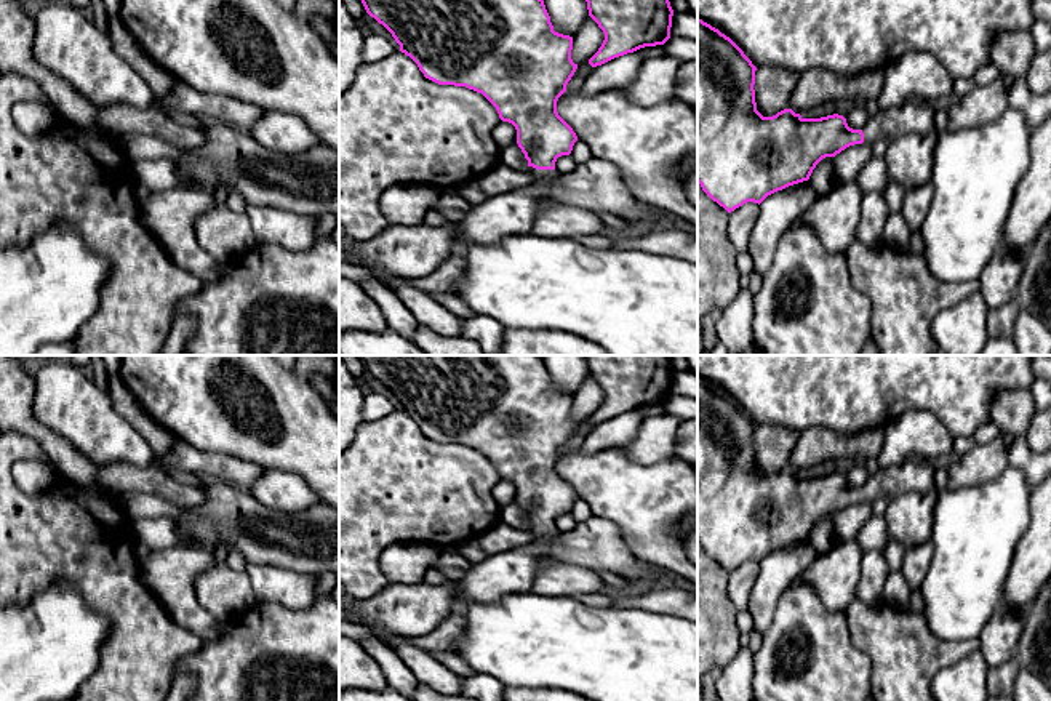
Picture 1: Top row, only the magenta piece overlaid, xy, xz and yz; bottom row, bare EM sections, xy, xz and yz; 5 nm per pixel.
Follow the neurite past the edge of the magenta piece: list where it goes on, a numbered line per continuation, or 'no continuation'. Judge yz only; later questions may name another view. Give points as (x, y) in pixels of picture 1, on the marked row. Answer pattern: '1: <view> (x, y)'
1: yz (917, 117)

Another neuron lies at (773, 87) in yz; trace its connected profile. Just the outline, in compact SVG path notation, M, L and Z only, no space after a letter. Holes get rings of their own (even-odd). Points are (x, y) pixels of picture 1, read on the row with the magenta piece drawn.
M763 66L755 70L755 102L763 117L773 117L784 109L806 114L811 109L848 101L864 106L877 99L883 85L883 69L872 69L854 75L840 75L829 69L809 69L797 74L777 66Z

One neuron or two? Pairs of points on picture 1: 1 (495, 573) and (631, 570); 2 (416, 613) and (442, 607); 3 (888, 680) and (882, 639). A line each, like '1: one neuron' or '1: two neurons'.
1: one neuron
2: one neuron
3: one neuron

